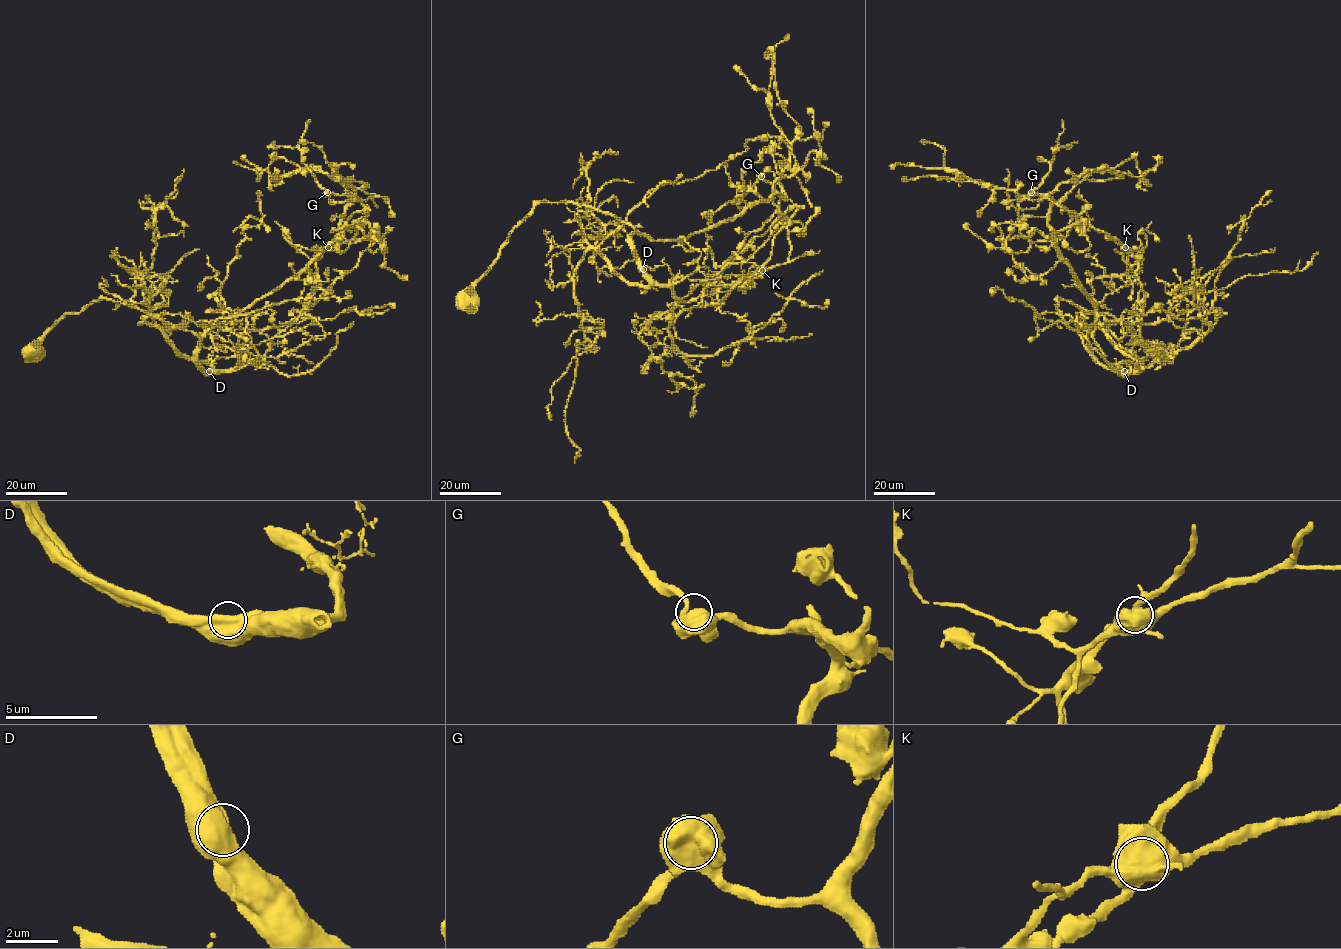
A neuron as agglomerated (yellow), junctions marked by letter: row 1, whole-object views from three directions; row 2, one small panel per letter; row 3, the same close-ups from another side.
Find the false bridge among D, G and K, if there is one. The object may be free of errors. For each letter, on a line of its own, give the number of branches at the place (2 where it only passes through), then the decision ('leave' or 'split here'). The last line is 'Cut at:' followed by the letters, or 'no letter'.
D: 1 | leave
G: 1 | leave
K: 1 | split here
Cut at: K

